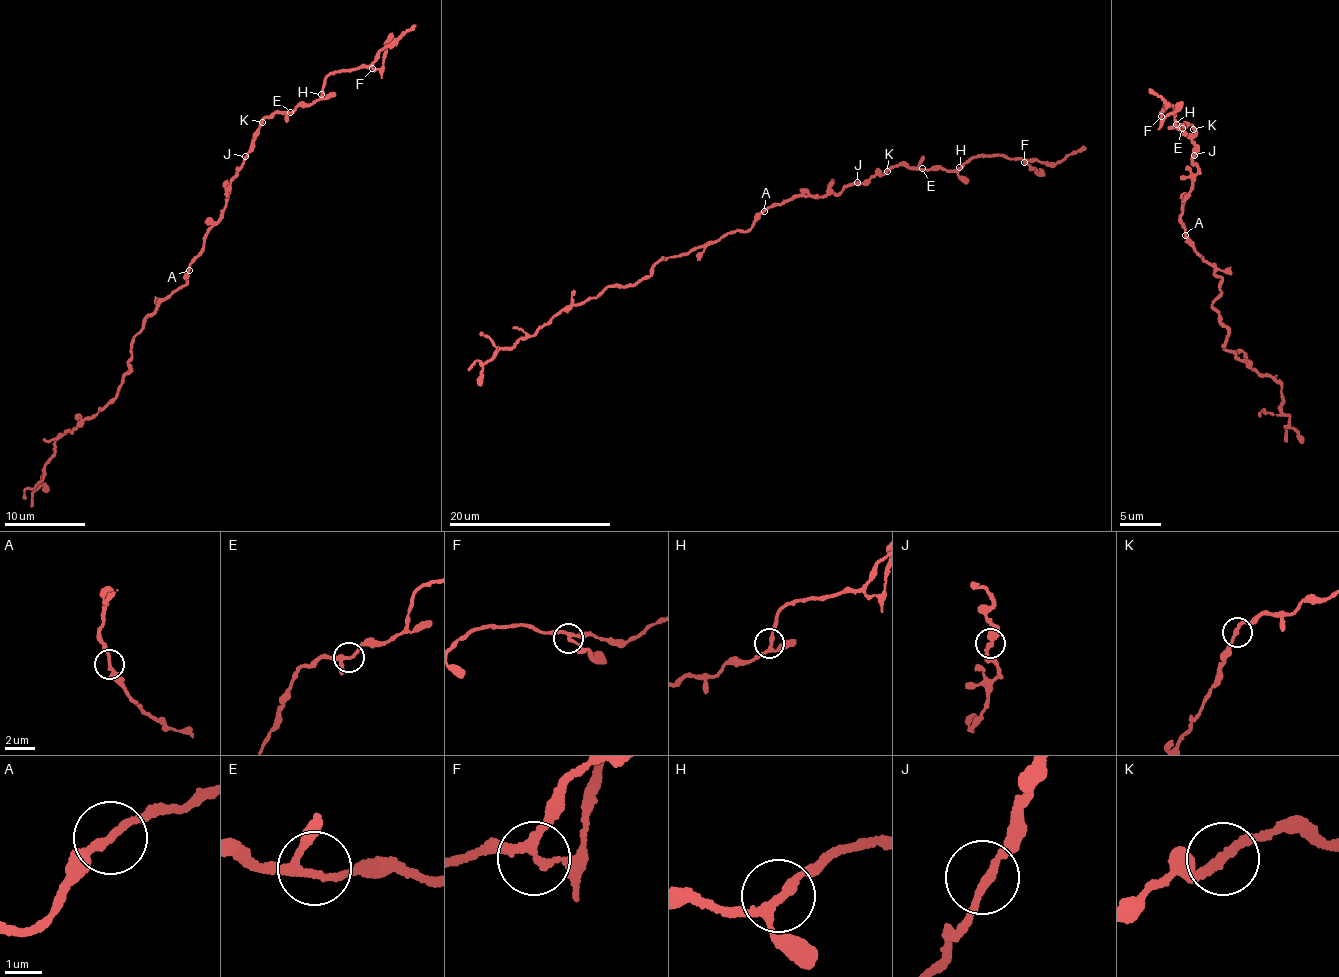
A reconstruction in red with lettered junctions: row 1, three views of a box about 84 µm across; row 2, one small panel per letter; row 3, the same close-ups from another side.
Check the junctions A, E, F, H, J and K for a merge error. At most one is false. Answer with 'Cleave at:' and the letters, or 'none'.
Cleave at: F

